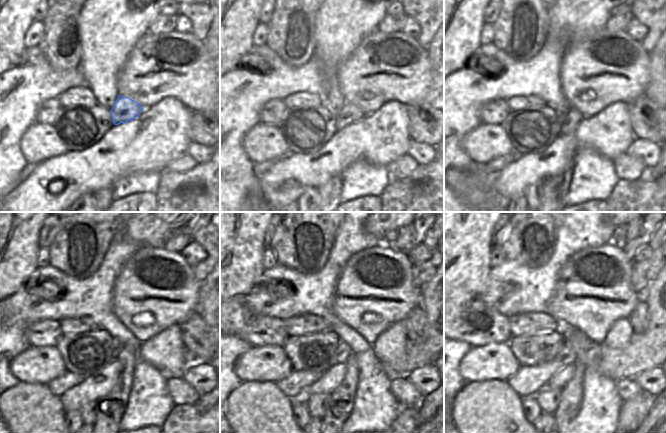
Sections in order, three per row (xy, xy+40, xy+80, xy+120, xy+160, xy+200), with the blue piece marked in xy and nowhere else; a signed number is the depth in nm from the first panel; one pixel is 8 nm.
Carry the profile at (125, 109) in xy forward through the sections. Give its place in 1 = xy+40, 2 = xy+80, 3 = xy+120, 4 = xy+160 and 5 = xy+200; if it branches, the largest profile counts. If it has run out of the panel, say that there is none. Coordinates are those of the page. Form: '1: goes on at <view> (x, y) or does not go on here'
1: goes on at xy+40 (349, 113)
2: goes on at xy+80 (574, 116)
3: goes on at xy+120 (110, 408)
4: goes on at xy+160 (338, 405)
5: goes on at xy+200 (571, 394)

